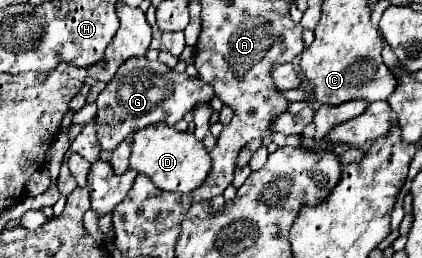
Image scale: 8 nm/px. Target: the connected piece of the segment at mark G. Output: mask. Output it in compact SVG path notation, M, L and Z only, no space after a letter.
M146 56L126 60L112 82L98 96L98 114L94 124L98 128L98 142L102 150L114 150L130 134L158 122L174 126L184 118L186 112L194 108L196 102L208 102L214 96L214 90L200 82L198 78L188 78L186 74L176 74L174 70L164 68L160 62L150 62Z

